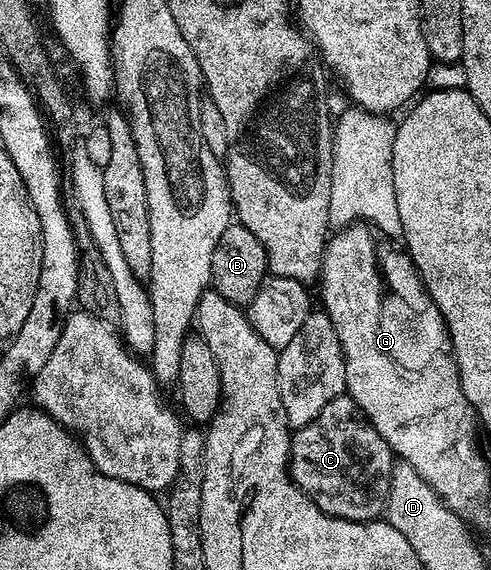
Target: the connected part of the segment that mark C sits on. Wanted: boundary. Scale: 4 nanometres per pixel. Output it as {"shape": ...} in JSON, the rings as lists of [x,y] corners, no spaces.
{"shape":[[[347,394],[327,402],[327,406],[323,406],[323,411],[319,413],[319,418],[296,429],[289,442],[289,475],[293,477],[297,487],[313,499],[319,510],[341,520],[375,520],[388,509],[394,463],[393,451],[391,446],[387,446],[383,434],[379,434],[379,430],[371,426],[363,410],[359,410],[357,403]]]}

